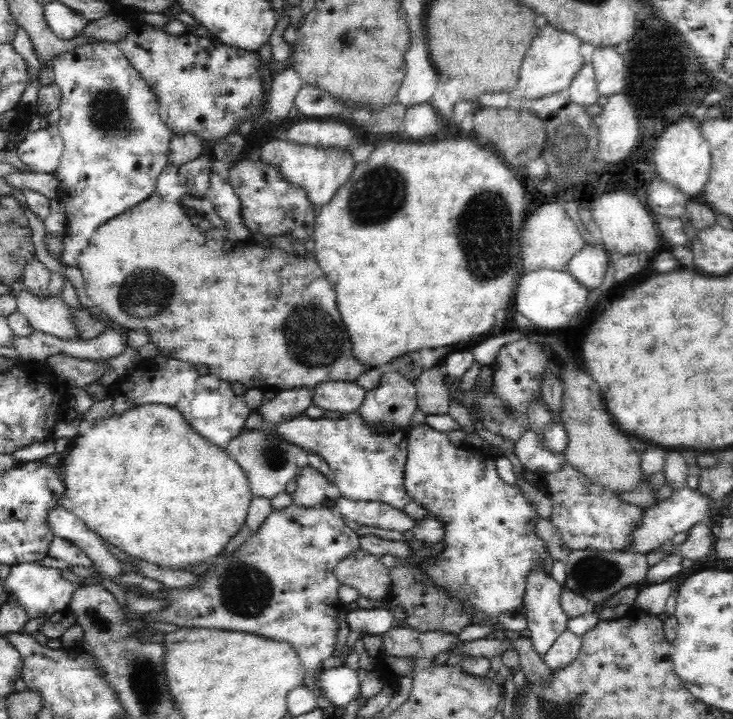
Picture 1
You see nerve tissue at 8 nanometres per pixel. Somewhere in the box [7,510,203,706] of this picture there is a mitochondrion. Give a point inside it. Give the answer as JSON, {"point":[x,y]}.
{"point":[99,620]}

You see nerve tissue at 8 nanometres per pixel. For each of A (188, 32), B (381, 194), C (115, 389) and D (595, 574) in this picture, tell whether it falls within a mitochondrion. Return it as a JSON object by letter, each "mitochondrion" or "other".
{"A":"other","B":"mitochondrion","C":"other","D":"mitochondrion"}

